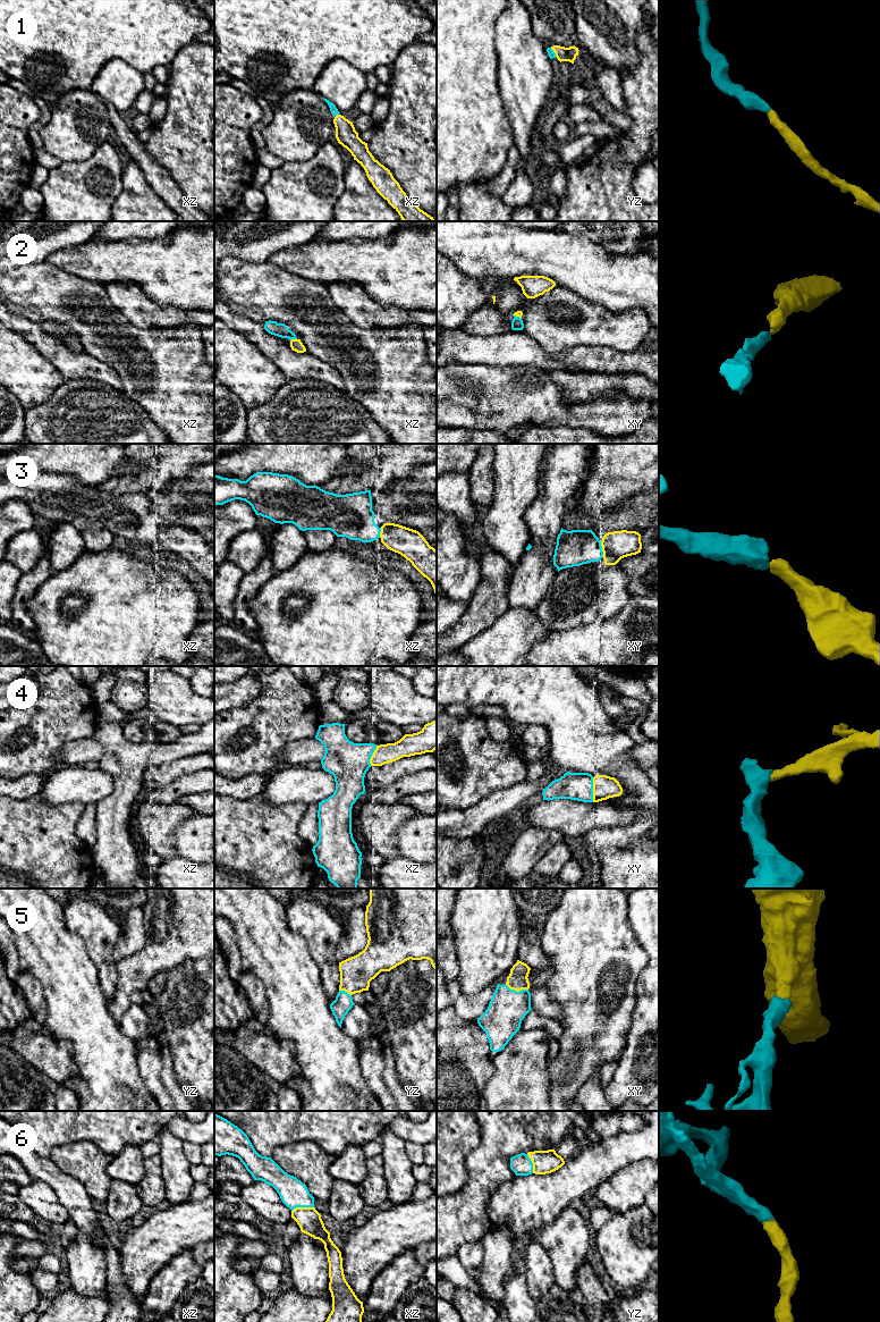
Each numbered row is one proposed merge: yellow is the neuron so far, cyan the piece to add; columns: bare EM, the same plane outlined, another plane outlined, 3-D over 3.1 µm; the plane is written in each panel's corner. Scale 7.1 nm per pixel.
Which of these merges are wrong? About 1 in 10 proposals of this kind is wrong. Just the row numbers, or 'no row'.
no row

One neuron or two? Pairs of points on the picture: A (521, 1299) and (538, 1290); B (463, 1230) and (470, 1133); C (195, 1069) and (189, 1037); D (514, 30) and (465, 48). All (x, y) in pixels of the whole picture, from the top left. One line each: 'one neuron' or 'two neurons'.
A: two neurons
B: two neurons
C: one neuron
D: two neurons

